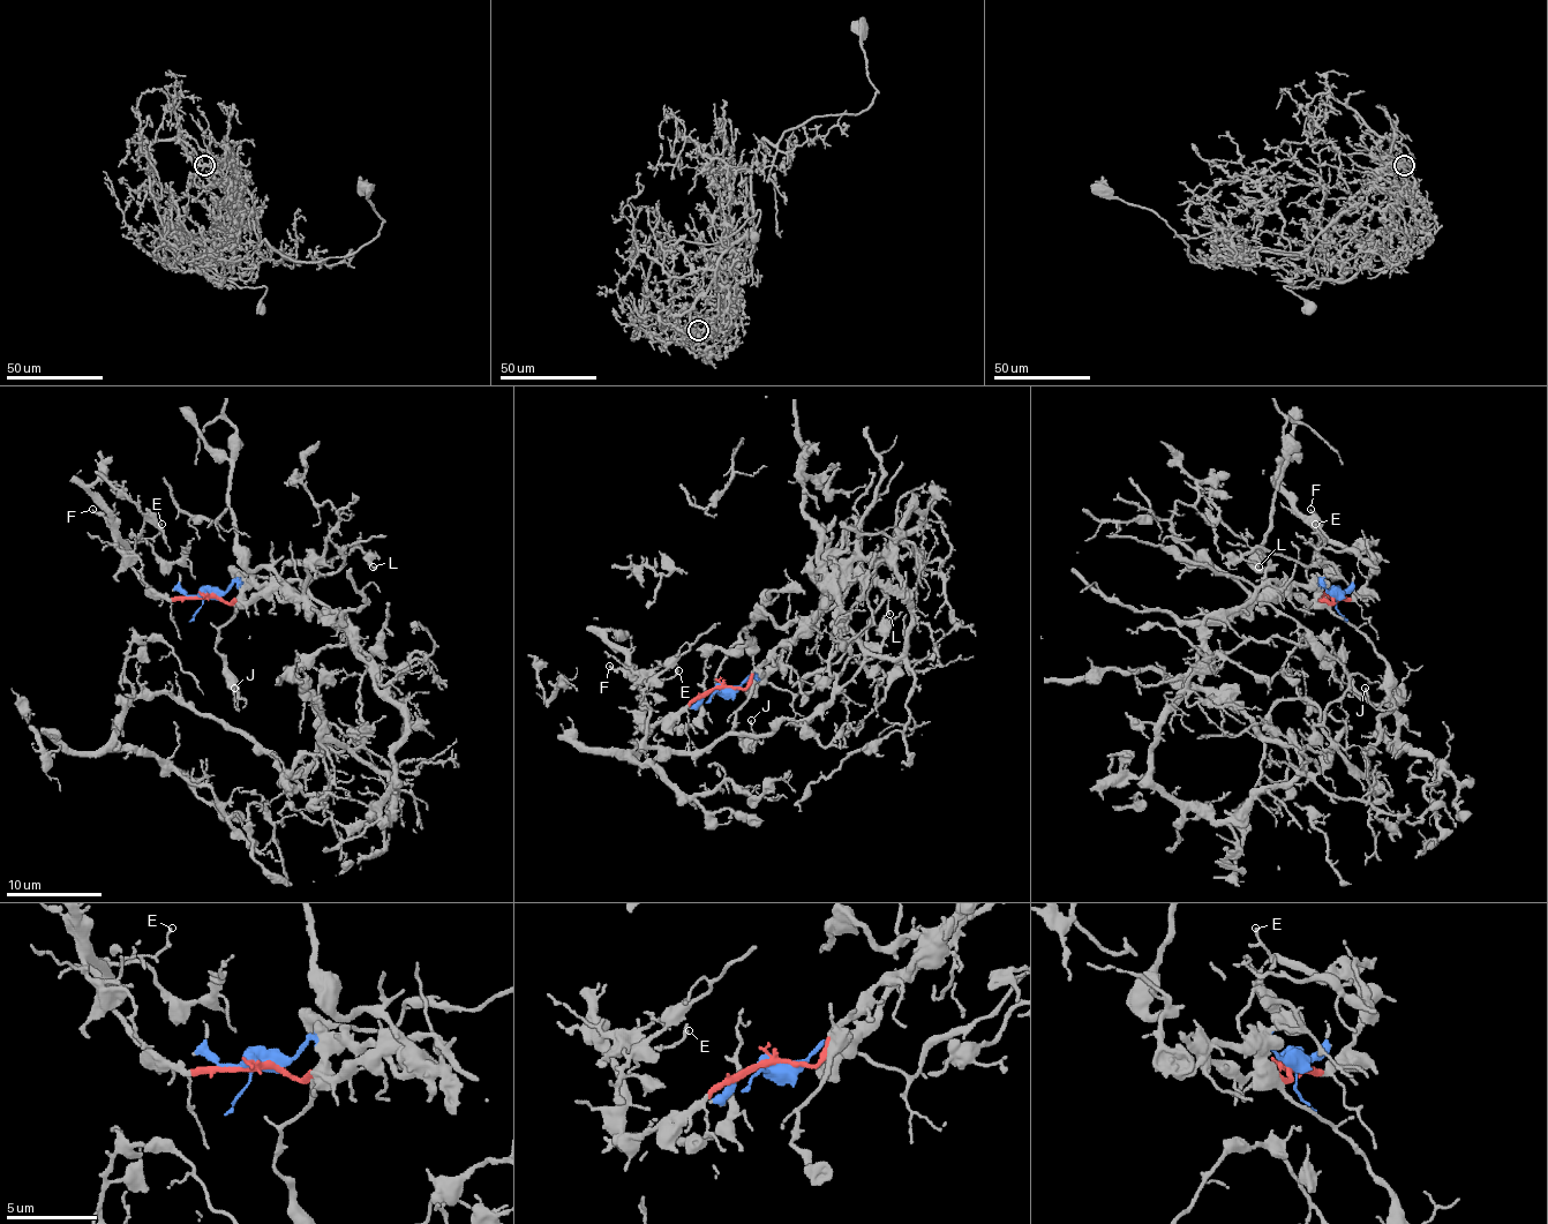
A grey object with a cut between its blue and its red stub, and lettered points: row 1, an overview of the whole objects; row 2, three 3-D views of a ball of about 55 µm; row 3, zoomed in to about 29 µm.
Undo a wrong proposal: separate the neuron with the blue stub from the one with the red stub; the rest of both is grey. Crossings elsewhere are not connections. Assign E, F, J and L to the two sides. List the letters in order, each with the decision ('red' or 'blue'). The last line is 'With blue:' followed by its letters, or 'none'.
E: red
F: red
J: blue
L: blue
With blue: J, L

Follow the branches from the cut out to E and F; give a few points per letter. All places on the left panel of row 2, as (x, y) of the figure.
E: (207, 594), (160, 597), (129, 563), (120, 540), (118, 549), (129, 552), (137, 540), (153, 538), (160, 523)
F: (207, 594), (160, 597), (142, 580), (129, 563), (127, 547), (91, 509)

